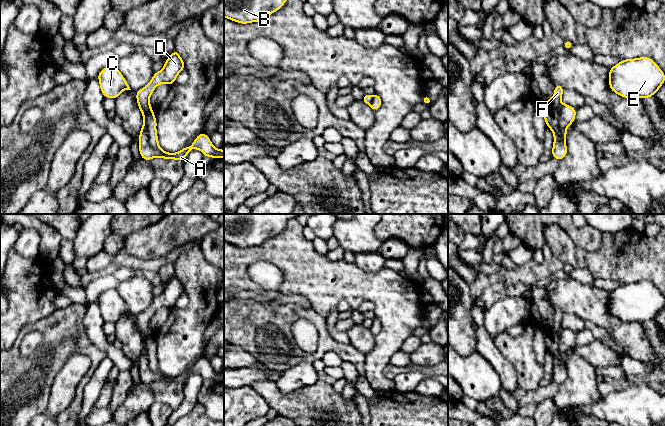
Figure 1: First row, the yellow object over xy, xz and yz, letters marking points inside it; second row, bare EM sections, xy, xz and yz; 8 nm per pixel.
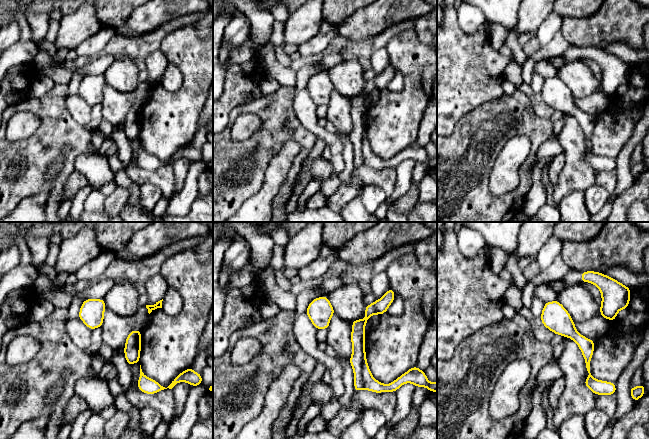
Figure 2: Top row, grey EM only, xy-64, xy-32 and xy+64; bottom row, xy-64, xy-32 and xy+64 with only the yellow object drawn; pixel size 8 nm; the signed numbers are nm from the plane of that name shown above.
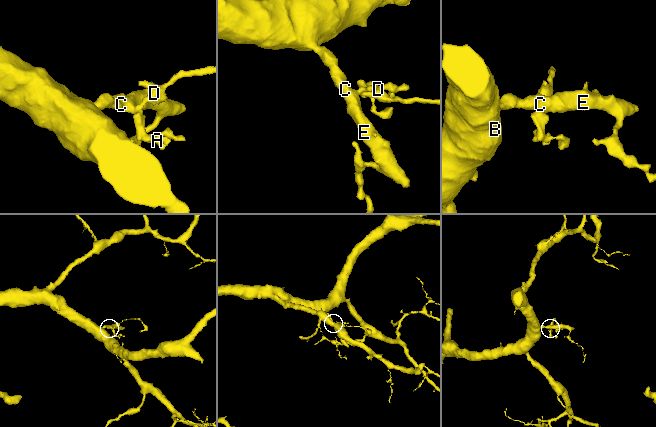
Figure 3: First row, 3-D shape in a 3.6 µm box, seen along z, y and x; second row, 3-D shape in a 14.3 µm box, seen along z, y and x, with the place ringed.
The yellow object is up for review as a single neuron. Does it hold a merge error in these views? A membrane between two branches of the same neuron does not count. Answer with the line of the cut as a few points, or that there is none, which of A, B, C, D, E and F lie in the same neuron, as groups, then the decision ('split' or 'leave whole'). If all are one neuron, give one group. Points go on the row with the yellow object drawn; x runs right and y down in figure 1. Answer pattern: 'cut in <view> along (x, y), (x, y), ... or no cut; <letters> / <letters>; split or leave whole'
cut in xy along (150, 108), (146, 118), (147, 140), (159, 152), (160, 156); A B C E / D F; split

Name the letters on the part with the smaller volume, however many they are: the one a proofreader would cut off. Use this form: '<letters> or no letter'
D, F

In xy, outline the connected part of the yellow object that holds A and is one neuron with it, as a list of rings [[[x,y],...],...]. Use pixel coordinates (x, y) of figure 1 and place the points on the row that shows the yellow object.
[[[153,109],[148,111],[148,115],[146,118],[146,131],[148,136],[148,141],[153,149],[156,149],[160,152],[160,157],[163,159],[174,159],[178,161],[184,161],[188,153],[192,149],[200,150],[205,157],[213,157],[214,159],[224,158],[224,150],[223,149],[216,149],[210,138],[205,133],[200,133],[192,143],[190,147],[185,146],[182,150],[176,153],[169,153],[169,152],[162,152],[161,147],[158,142],[158,135],[157,135],[157,120],[155,118]]]

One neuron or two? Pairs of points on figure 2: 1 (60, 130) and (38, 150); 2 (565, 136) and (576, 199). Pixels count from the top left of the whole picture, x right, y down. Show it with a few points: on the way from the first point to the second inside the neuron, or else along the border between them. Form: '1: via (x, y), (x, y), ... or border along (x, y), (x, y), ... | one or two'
1: via (54, 135), (45, 144), (42, 144) | one
2: border along (584, 191), (572, 191), (556, 205) | two

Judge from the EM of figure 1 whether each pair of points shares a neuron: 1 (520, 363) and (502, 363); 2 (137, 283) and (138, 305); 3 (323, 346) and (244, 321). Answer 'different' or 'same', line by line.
1: different
2: same
3: same

